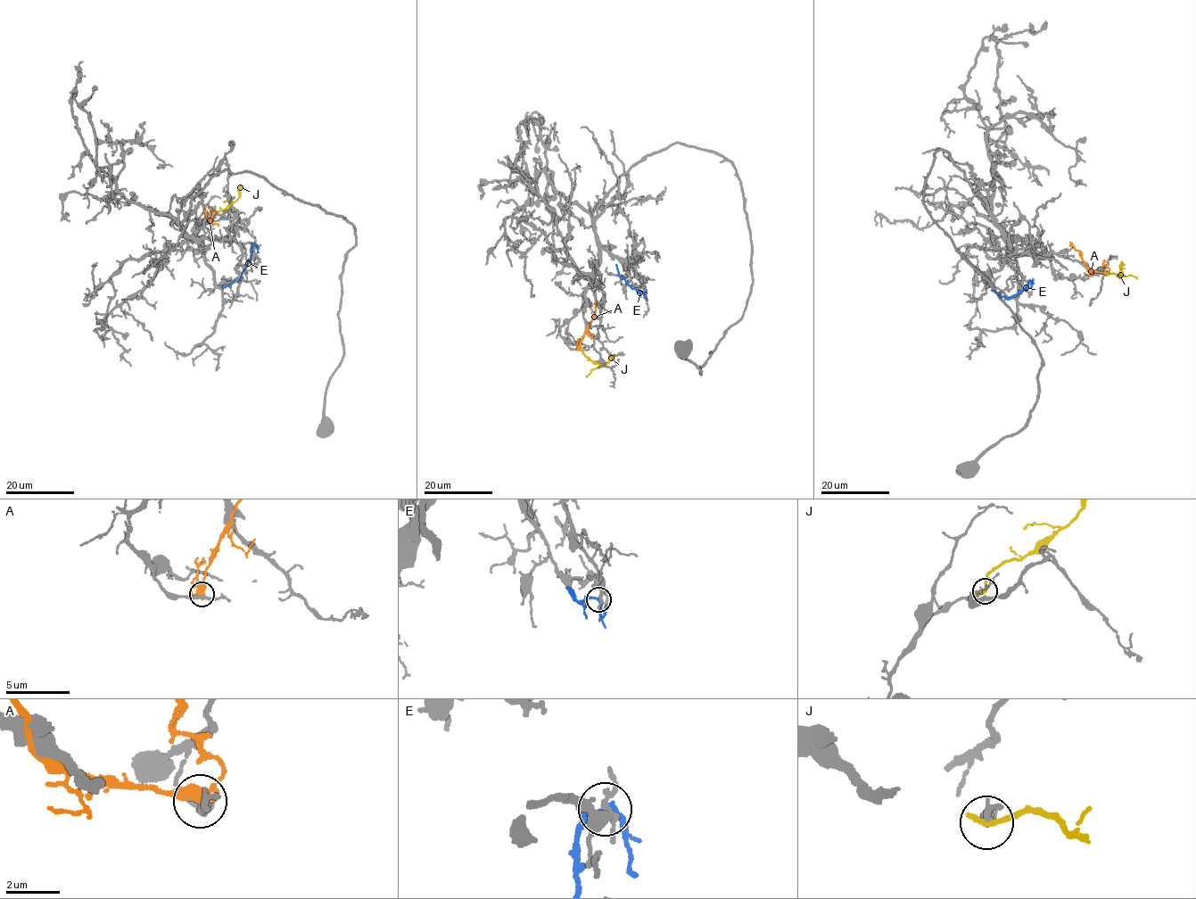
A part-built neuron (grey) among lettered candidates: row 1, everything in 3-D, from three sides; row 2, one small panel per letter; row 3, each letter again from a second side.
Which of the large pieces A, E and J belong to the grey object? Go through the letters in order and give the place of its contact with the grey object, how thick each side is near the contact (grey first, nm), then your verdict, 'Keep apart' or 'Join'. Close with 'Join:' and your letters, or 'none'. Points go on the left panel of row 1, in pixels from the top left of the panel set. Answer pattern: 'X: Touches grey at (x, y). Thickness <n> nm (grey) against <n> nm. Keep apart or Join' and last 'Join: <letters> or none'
A: Touches grey at (210, 219). Thickness 240 nm (grey) against 440 nm. Keep apart
E: Touches grey at (254, 243). Thickness 200 nm (grey) against 190 nm. Keep apart
J: Touches grey at (213, 218). Thickness 150 nm (grey) against 260 nm. Keep apart
Join: none

